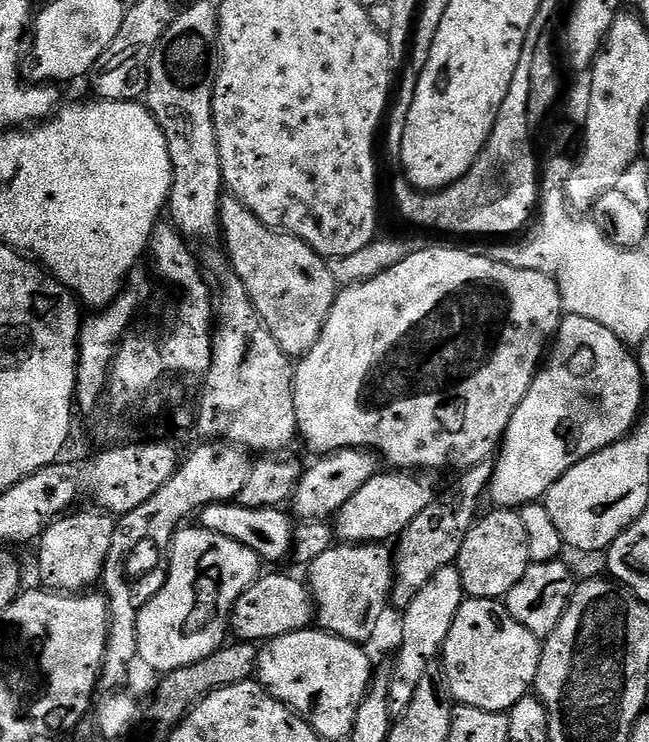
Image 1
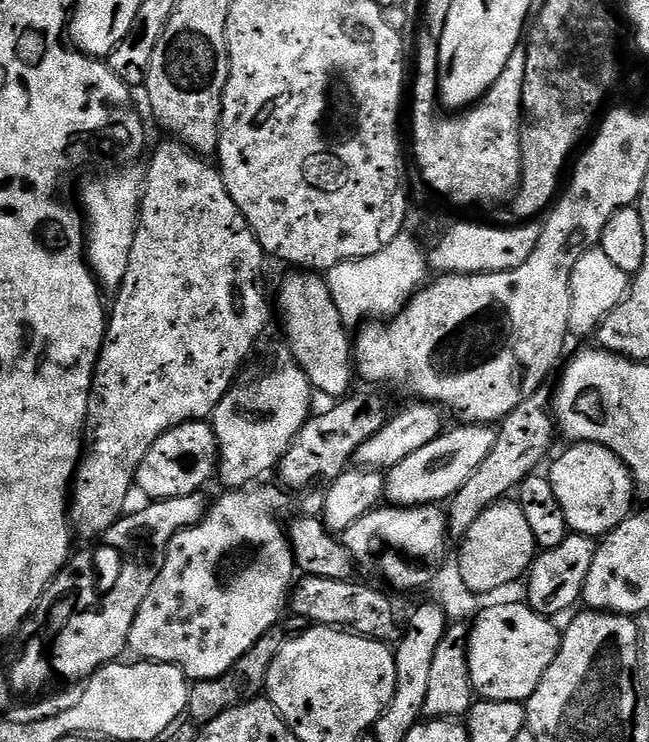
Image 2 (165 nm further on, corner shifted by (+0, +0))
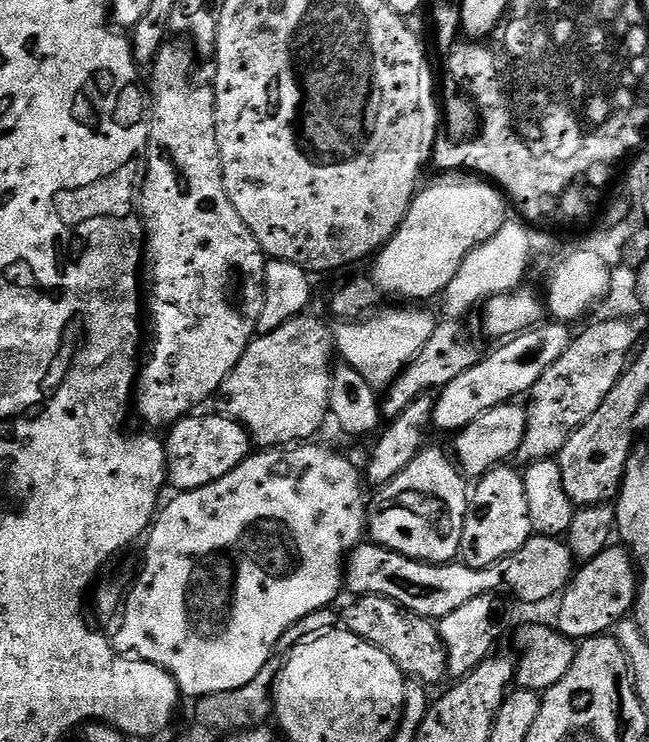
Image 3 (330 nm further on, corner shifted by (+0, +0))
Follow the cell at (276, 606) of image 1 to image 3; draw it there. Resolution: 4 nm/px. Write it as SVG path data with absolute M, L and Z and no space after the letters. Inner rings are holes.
M357 596L352 603L356 604L350 605L344 616L342 612L343 627L390 654L405 677L418 678L421 685L433 686L432 684L448 676L446 646L440 637L439 627L428 617L406 610L398 602L385 596Z

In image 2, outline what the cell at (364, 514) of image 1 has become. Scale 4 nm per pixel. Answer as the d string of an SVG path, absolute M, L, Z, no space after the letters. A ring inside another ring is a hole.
M486 424L456 427L460 428L449 427L440 433L438 439L430 442L430 446L422 446L422 450L410 454L410 458L402 458L398 466L387 469L384 494L389 505L402 508L436 506L466 486L466 478L470 478L470 474L482 466L486 454L494 450L497 429Z

